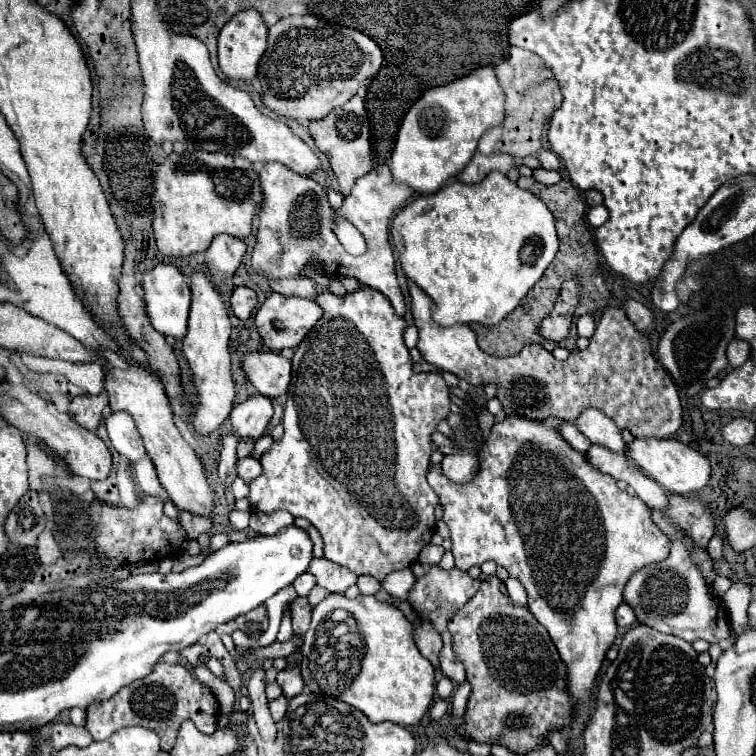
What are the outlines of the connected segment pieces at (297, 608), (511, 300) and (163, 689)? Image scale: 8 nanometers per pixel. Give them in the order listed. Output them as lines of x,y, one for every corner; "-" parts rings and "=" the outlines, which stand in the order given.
297,597
295,601
291,601
291,619
293,619
293,635
301,639
311,623
311,607
307,603
307,597
=
489,173
481,183
463,183
463,181
451,181
447,183
445,187
441,187
441,191
437,191
435,195
423,195
419,199
415,199
413,203
409,203
391,223
391,237
393,237
393,243
399,251
399,261
401,261
401,269
405,273
405,277
415,283
419,289
423,289
435,303
435,309
433,309
433,319
443,325
443,327
449,327
449,325
457,325
457,323
481,323
481,325
495,325
499,323
505,315
509,315
517,305
519,301
527,295
527,291
541,279
541,275
545,273
545,269
549,267
549,263
553,261
555,253
557,253
557,233
555,233
555,219
551,215
551,211
547,209
547,205
537,199
533,193
521,189
517,183
509,181
507,175
503,173
=
159,661
153,671
139,681
123,687
107,701
99,701
87,707
87,731
95,741
109,739
115,731
131,725
153,729
161,735
161,749
171,751
177,739
177,731
185,719
191,719
201,733
213,733
217,727
217,699
209,687
201,685
187,671
185,665
169,665

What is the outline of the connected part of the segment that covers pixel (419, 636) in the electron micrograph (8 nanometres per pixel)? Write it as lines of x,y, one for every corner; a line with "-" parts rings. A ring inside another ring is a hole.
423,619
423,625
421,627
415,627
415,641
417,641
417,647
421,651
423,657
427,657
431,661
431,665
435,669
439,669
439,653
441,653
441,637
439,633
431,627
431,623
427,619

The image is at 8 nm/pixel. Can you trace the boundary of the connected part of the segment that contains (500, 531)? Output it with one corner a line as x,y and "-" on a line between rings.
511,415
507,419
503,419
501,423
495,423
493,429
491,429
491,435
487,439
487,445
485,449
481,451
481,459
479,459
479,473
477,477
467,483
467,485
455,485
455,483
449,483
441,469
439,467
433,467
427,475
429,479
429,485
433,487
433,491
439,495
441,499
441,505
445,509
443,513
443,521
447,523
449,531
451,531
451,541
453,541
453,555
455,555
455,565
463,571
467,571
471,565
481,565
485,561
495,561
499,563
501,567
505,567
509,571
511,577
519,579
521,585
525,587
527,595
529,595
529,611
539,619
539,623
549,631
559,655
561,655
561,661
565,663
567,667
567,689
569,689
569,695
575,703
575,709
581,705
581,703
589,703
591,699
591,691
595,687
595,679
597,679
597,673
605,661
605,653
609,651
609,647
613,645
615,637
617,637
617,623
615,623
615,609
623,603
623,589
625,589
625,583
631,579
633,571
639,571
639,567
647,567
651,563
661,563
663,559
667,559
669,555
669,537
663,535
653,523
651,523
651,511
649,507
639,499
639,497
629,497
625,491
621,491
617,485
615,485
615,479
611,475
603,475
599,471
595,471
583,453
571,449
563,439
561,435
555,431
555,429
547,429
543,423
537,423
537,421
529,421
529,419
523,419
523,417
517,417
517,415

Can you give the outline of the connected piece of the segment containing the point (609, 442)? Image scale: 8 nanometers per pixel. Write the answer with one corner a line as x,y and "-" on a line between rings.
585,409
577,417
575,425
589,439
591,445
599,445
613,453
627,455
627,445
621,437
621,431
605,413
601,413
597,409

